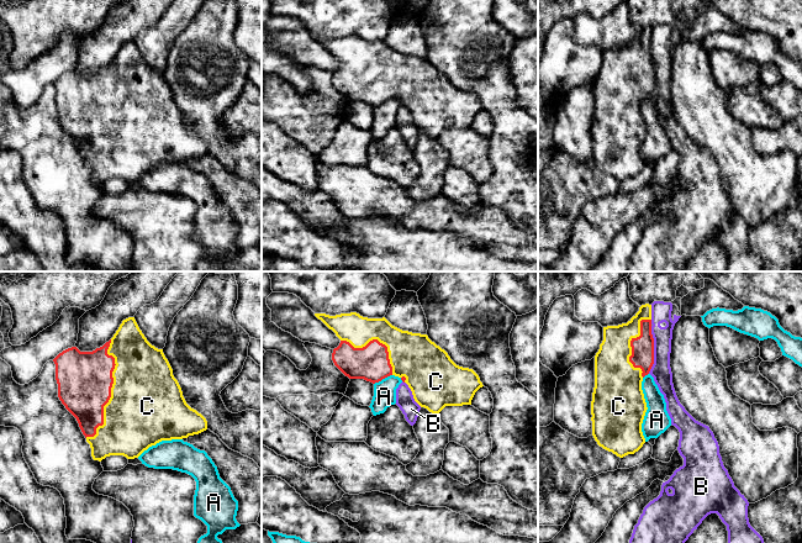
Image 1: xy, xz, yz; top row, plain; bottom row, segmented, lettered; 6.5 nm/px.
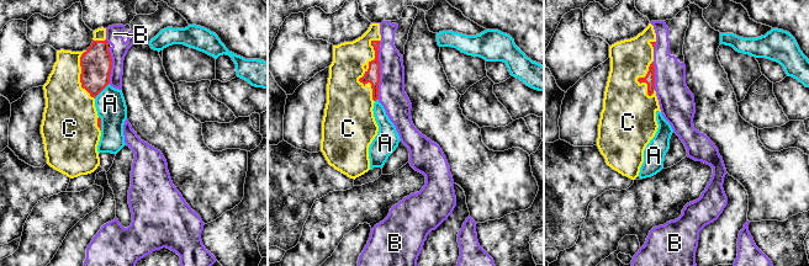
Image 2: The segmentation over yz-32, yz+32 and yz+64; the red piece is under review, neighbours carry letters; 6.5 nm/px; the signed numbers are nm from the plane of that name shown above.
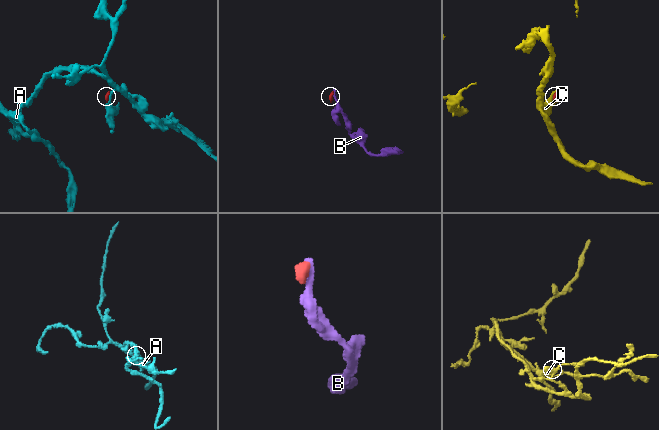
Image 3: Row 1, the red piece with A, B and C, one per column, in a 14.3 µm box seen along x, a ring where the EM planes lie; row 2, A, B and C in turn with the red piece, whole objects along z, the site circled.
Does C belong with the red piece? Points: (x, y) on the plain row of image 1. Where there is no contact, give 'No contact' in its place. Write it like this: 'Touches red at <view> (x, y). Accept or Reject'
Touches red at xy (110, 115). Accept

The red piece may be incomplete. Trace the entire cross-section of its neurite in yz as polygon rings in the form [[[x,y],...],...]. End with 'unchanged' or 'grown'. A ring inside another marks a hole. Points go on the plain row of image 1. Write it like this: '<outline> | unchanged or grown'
[[[642,28],[627,47],[603,51],[603,64],[595,79],[595,111],[591,125],[592,159],[600,170],[619,181],[634,178],[645,167],[642,147],[648,131],[642,105],[653,88],[651,28]]] | grown

